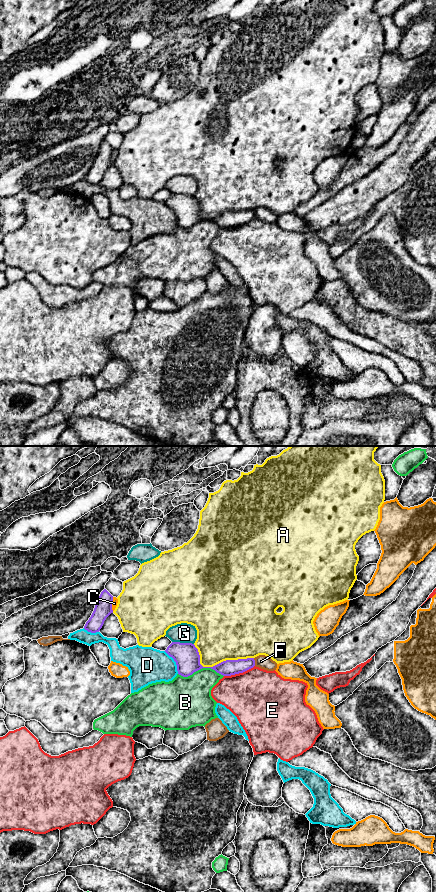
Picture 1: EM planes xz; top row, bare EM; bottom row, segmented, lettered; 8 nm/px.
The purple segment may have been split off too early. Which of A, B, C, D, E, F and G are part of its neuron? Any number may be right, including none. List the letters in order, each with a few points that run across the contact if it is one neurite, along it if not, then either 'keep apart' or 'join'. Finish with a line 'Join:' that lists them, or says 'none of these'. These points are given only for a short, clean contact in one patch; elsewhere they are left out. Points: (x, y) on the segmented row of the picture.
A: keep apart
B: keep apart
C: line xz (113, 597), (112, 610); keep apart
D: keep apart
E: keep apart
F: keep apart
G: keep apart
Join: none of these

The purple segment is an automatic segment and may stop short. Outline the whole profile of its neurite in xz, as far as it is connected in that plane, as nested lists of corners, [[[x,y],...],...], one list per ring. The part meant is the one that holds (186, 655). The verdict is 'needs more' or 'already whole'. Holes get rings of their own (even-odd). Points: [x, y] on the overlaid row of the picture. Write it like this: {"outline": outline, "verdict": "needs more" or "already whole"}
{"outline": [[[172,642],[165,652],[174,659],[178,674],[188,677],[202,668],[211,668],[223,676],[243,673],[255,666],[254,658],[226,660],[213,667],[203,667],[200,664],[198,649],[192,643]]], "verdict": "already whole"}

